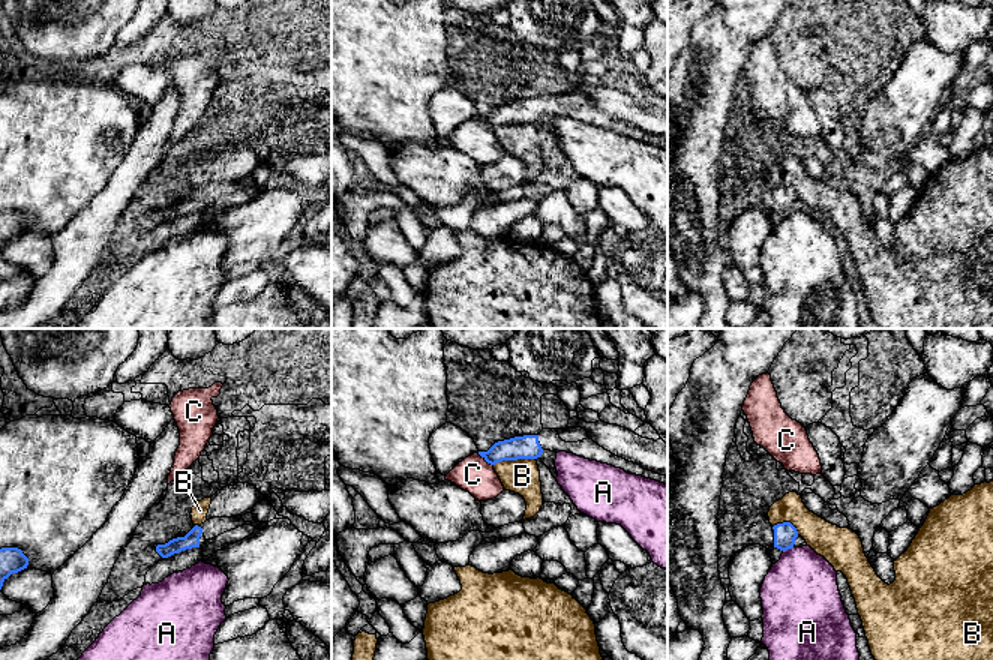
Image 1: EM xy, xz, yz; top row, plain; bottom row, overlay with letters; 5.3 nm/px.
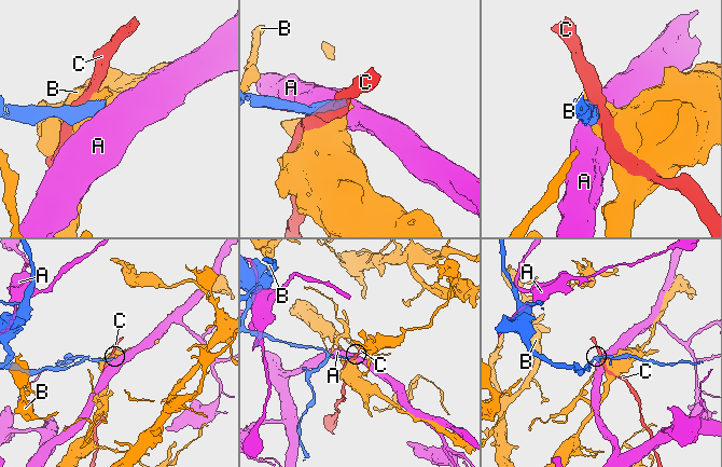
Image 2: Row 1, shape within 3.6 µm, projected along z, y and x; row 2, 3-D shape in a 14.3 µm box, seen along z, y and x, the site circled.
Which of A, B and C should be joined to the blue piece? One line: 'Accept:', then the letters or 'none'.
Accept: none

